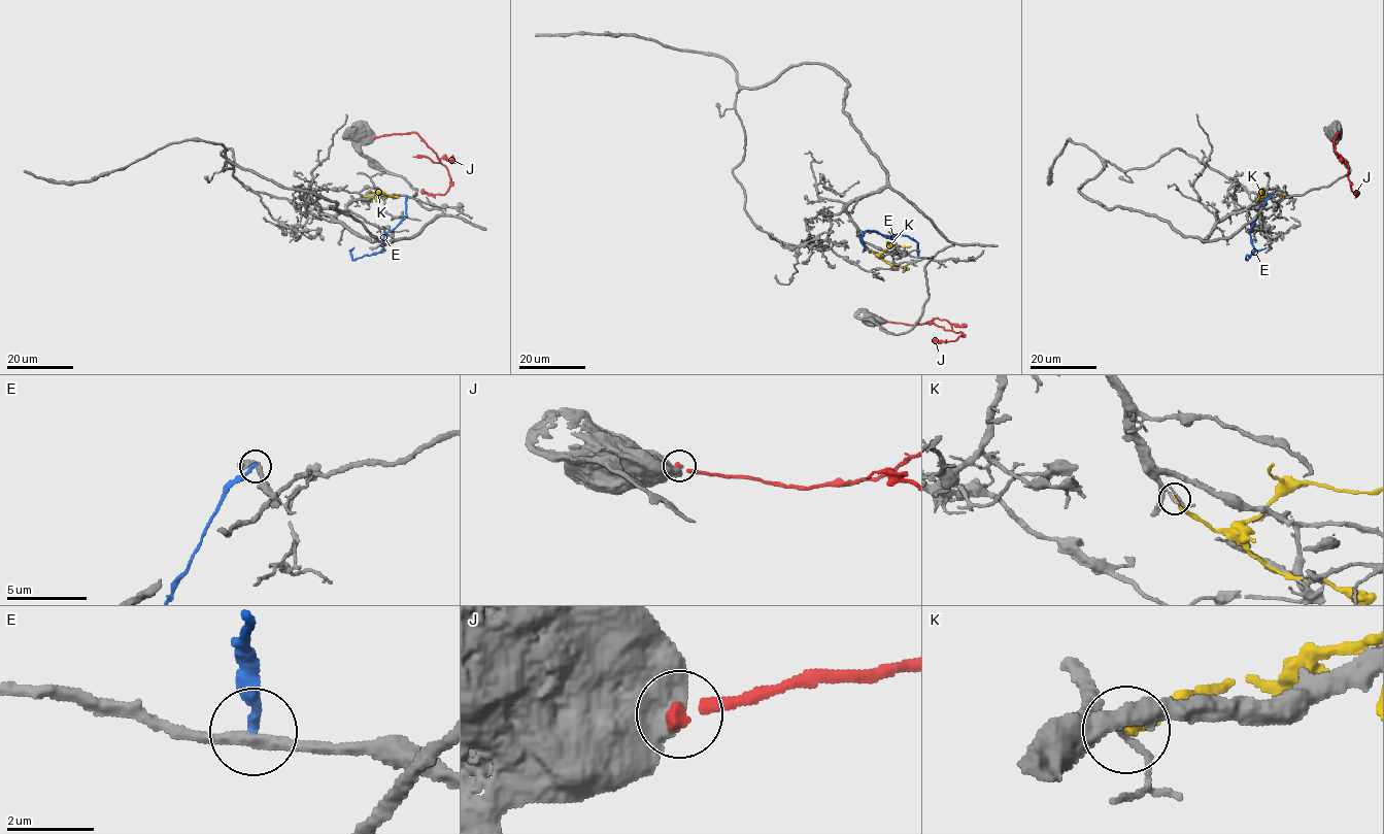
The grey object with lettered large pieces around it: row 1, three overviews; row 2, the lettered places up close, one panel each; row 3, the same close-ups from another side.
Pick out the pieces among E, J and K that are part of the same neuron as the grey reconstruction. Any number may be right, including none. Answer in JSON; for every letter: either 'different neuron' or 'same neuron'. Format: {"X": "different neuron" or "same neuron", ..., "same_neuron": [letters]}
{"E": "different neuron", "J": "different neuron", "K": "different neuron", "same_neuron": []}

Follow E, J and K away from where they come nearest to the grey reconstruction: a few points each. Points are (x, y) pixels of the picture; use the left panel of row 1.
E: (406, 195), (406, 217), (384, 235), (378, 253), (353, 260), (349, 252), (353, 247)
J: (374, 137), (415, 133), (435, 153), (450, 178), (450, 187), (443, 195), (422, 190)
K: (356, 200), (376, 193), (399, 197)

